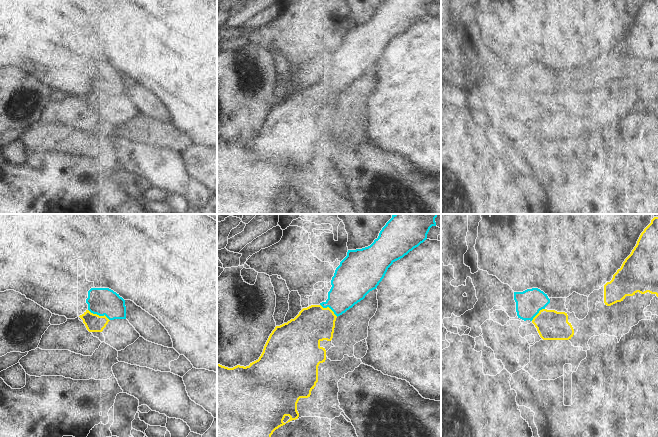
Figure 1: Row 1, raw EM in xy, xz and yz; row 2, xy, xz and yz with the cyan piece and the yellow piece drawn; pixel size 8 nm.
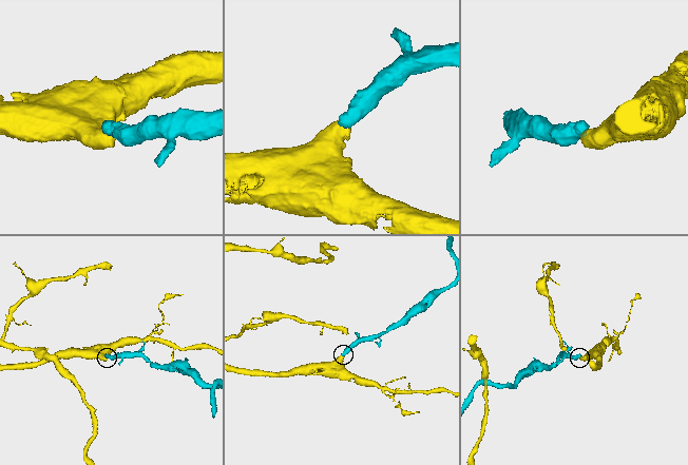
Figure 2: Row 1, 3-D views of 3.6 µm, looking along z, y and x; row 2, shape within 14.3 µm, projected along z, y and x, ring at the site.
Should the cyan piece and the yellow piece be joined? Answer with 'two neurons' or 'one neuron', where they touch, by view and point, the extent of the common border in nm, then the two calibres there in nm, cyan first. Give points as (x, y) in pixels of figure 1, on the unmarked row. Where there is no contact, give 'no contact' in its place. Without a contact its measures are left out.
one neuron; meets cyan in xy at (99, 91); contact 200 nm long; 220 nm thick on the cyan side, 140 nm on the other

